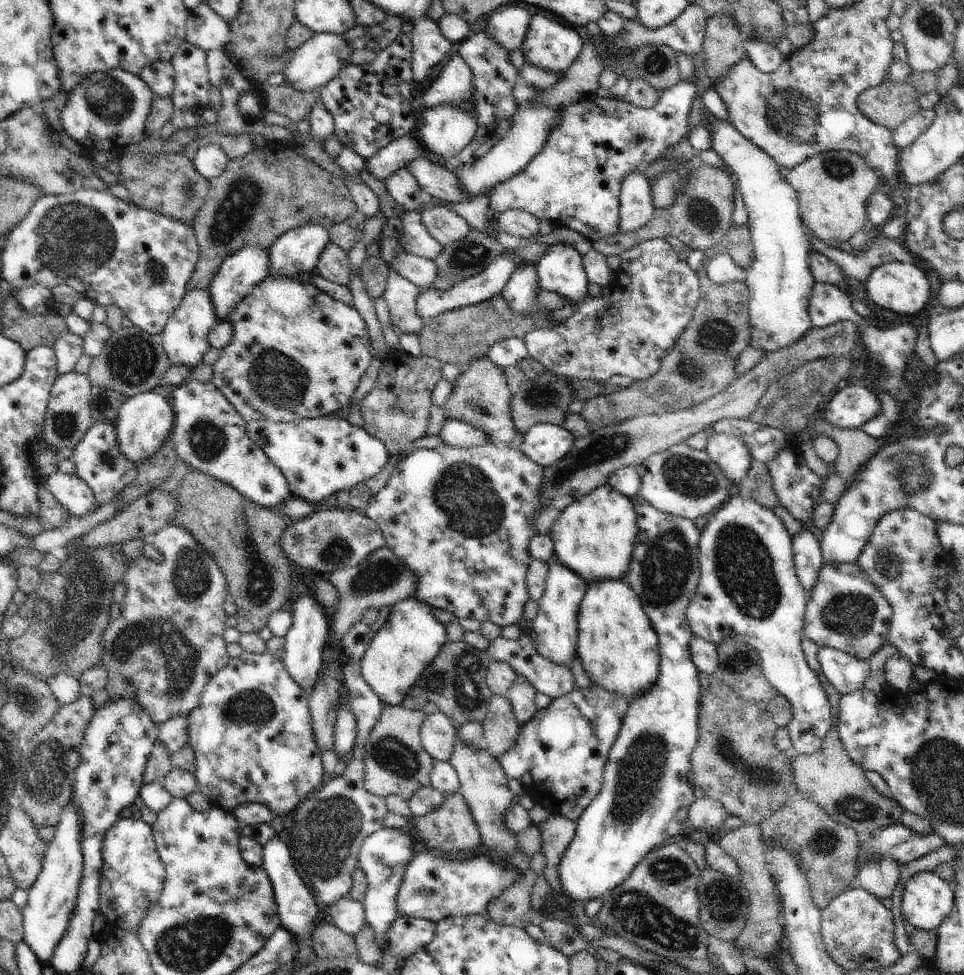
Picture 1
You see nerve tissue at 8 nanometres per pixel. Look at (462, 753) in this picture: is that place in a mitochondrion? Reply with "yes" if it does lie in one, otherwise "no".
no

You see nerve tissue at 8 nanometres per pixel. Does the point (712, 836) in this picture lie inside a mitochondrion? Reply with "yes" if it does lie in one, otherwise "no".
no

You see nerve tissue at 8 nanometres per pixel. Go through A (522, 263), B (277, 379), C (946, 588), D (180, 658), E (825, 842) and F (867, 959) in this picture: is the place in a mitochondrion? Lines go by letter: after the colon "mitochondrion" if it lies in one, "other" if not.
A: other
B: mitochondrion
C: other
D: mitochondrion
E: mitochondrion
F: other

